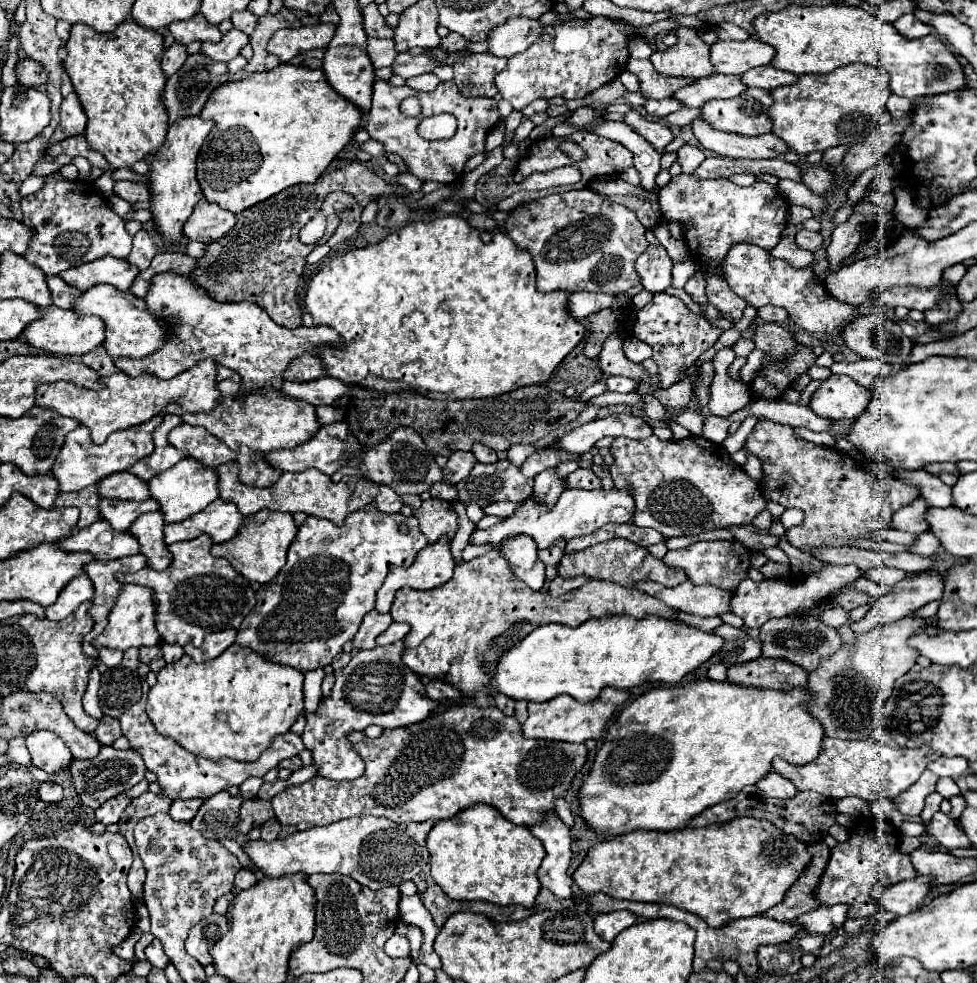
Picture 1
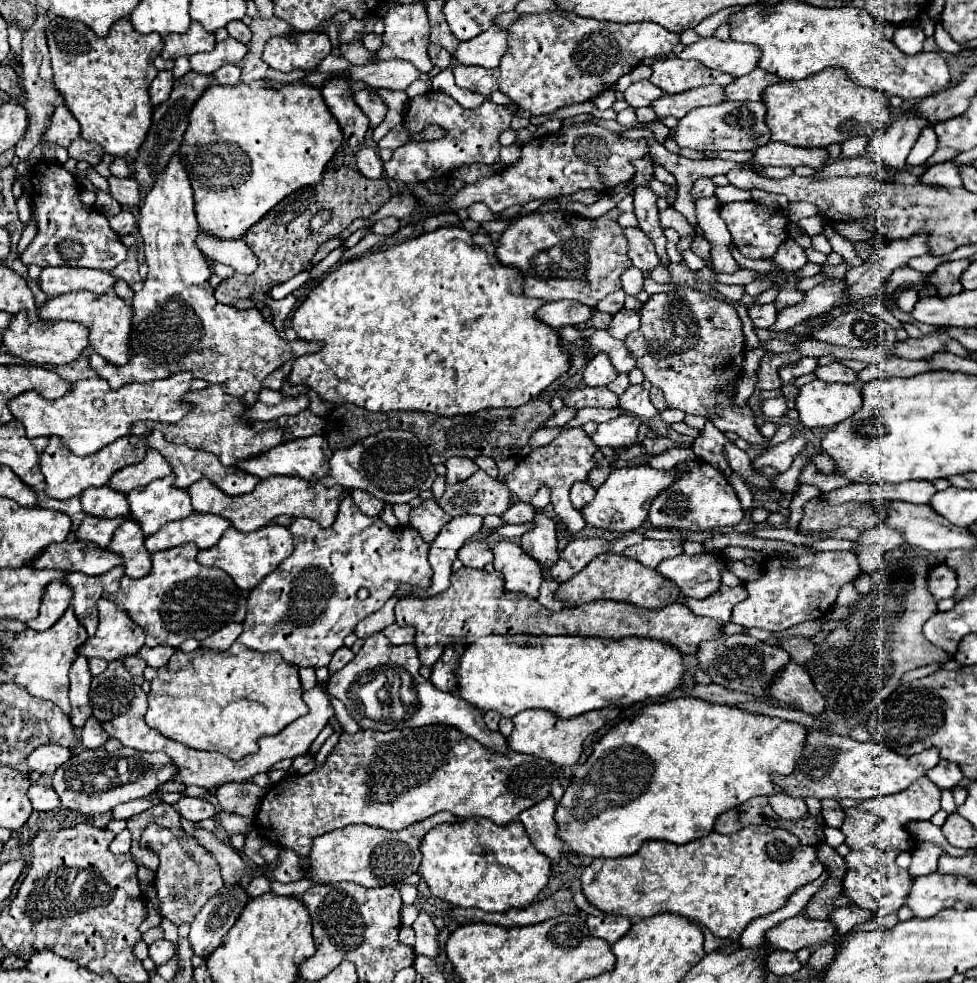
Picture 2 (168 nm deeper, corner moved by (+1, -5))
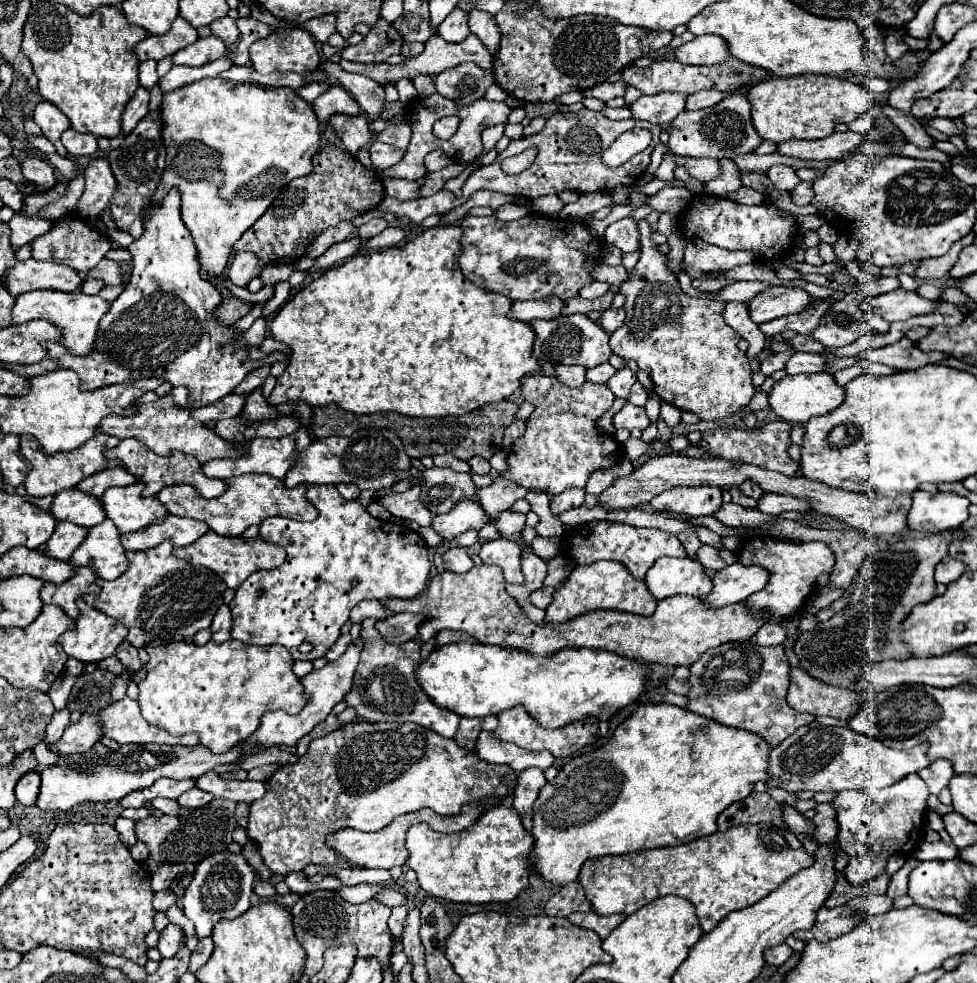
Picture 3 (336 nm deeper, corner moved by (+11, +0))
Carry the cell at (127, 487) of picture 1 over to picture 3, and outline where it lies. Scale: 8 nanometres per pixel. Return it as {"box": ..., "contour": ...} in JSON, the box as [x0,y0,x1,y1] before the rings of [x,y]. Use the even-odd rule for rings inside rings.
{"box":[50,489,106,527],"contour":[[[66,489],[52,501],[50,515],[56,521],[70,521],[80,527],[94,527],[106,519],[100,501],[80,489]]]}

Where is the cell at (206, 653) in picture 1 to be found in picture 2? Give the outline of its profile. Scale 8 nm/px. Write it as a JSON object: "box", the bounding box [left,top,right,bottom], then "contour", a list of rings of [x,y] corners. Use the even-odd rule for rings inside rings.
{"box":[200,624,242,652],"contour":[[[228,624],[224,626],[222,630],[214,632],[212,636],[208,636],[204,642],[200,642],[204,648],[210,648],[214,652],[226,652],[234,642],[236,638],[240,636],[240,630],[242,630],[242,624]]]}

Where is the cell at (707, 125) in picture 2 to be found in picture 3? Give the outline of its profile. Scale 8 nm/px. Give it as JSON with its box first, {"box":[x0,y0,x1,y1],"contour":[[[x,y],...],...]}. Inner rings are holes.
{"box":[668,95,760,159],"contour":[[[728,95],[714,107],[706,107],[700,111],[682,111],[672,123],[668,133],[668,149],[676,155],[684,157],[714,157],[714,159],[732,159],[742,153],[752,153],[760,143],[760,135],[756,133],[750,121],[750,103],[746,95]]]}

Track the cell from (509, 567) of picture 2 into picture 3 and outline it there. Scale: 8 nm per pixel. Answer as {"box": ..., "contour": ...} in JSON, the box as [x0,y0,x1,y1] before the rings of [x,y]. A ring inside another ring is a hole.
{"box":[480,539,524,583],"contour":[[[494,539],[482,545],[480,559],[486,565],[498,565],[504,569],[504,577],[508,583],[522,583],[524,575],[520,571],[522,567],[522,549],[518,543],[506,541],[506,539]]]}

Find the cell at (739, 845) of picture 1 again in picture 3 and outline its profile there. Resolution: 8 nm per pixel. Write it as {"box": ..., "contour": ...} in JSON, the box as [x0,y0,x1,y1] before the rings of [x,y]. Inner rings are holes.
{"box":[580,823,814,931],"contour":[[[746,823],[680,847],[590,859],[580,871],[580,885],[594,911],[600,915],[630,915],[638,907],[664,895],[686,897],[696,907],[702,929],[712,931],[728,913],[754,905],[770,891],[778,889],[782,881],[812,863],[814,857],[804,851],[804,845],[792,831],[772,823]]]}

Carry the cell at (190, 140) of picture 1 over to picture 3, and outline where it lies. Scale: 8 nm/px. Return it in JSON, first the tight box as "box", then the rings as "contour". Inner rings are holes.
{"box":[44,189,284,409],"contour":[[[172,189],[160,205],[144,209],[144,231],[146,233],[128,247],[134,261],[132,277],[102,317],[94,353],[86,357],[64,357],[58,341],[44,341],[52,361],[78,373],[82,391],[158,377],[172,387],[186,387],[192,401],[188,405],[194,409],[194,405],[204,407],[232,393],[250,371],[284,359],[282,353],[270,353],[260,361],[248,359],[248,349],[260,347],[266,337],[266,319],[256,319],[248,331],[232,331],[214,319],[222,297],[220,291],[200,275],[192,235],[180,219],[178,189]]]}

